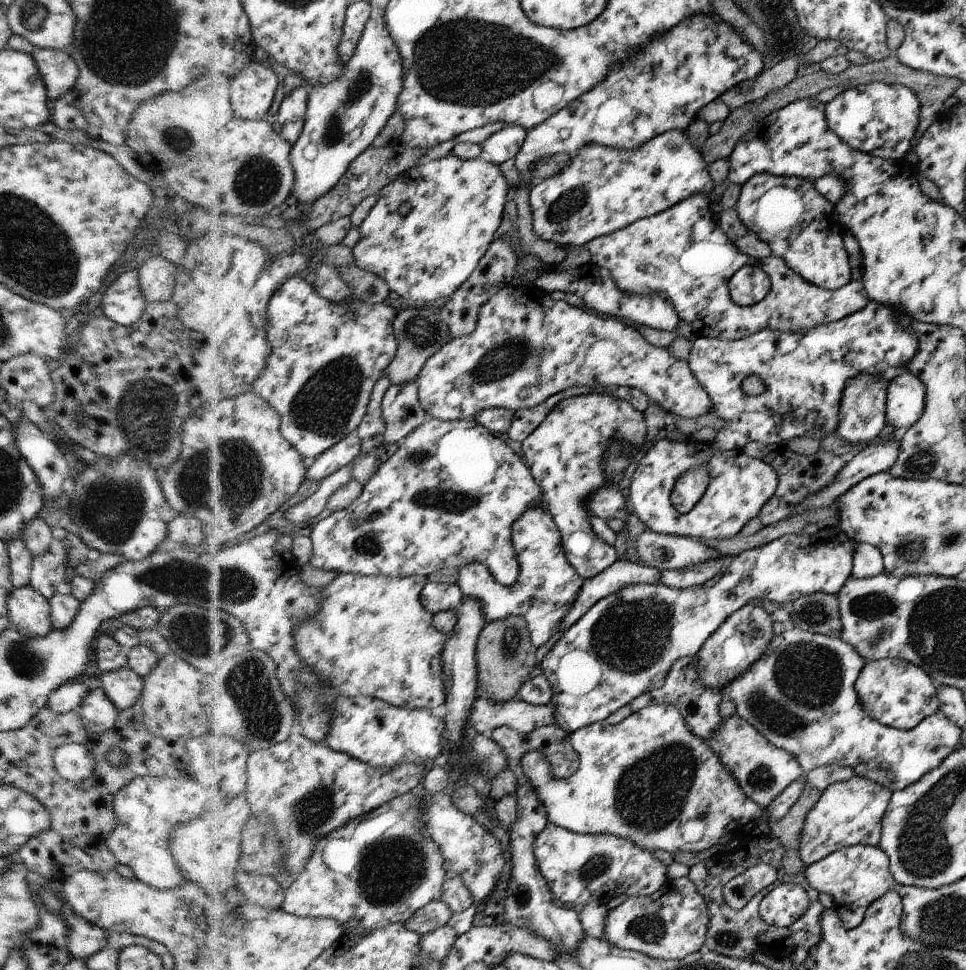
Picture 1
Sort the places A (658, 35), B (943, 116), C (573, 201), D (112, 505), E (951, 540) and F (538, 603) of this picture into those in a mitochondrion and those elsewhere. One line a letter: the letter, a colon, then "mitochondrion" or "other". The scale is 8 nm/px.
A: other
B: other
C: mitochondrion
D: mitochondrion
E: mitochondrion
F: mitochondrion

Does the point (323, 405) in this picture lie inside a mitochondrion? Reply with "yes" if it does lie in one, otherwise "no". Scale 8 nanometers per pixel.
yes

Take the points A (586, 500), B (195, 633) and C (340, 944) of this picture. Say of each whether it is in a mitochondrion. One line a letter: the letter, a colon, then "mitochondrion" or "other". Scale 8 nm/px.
A: other
B: mitochondrion
C: other

